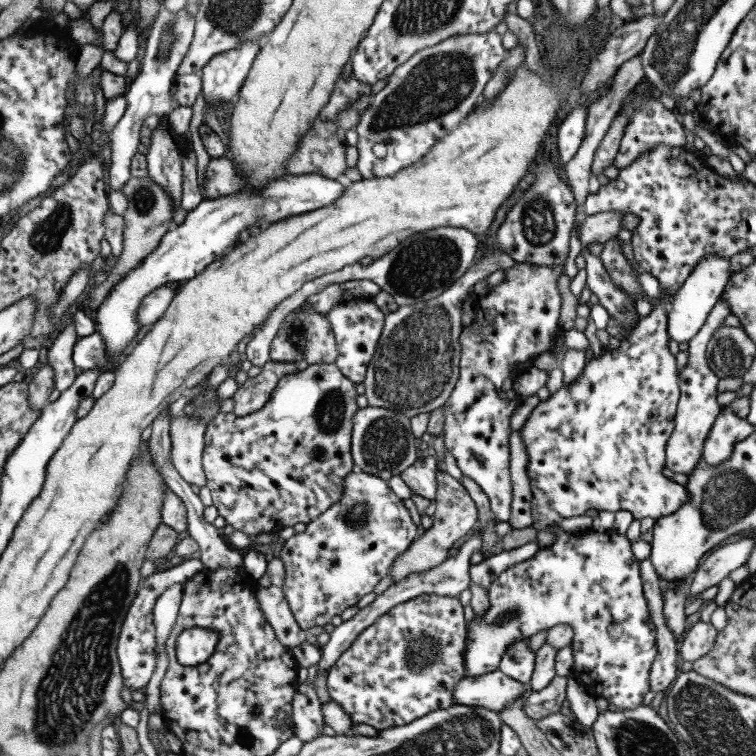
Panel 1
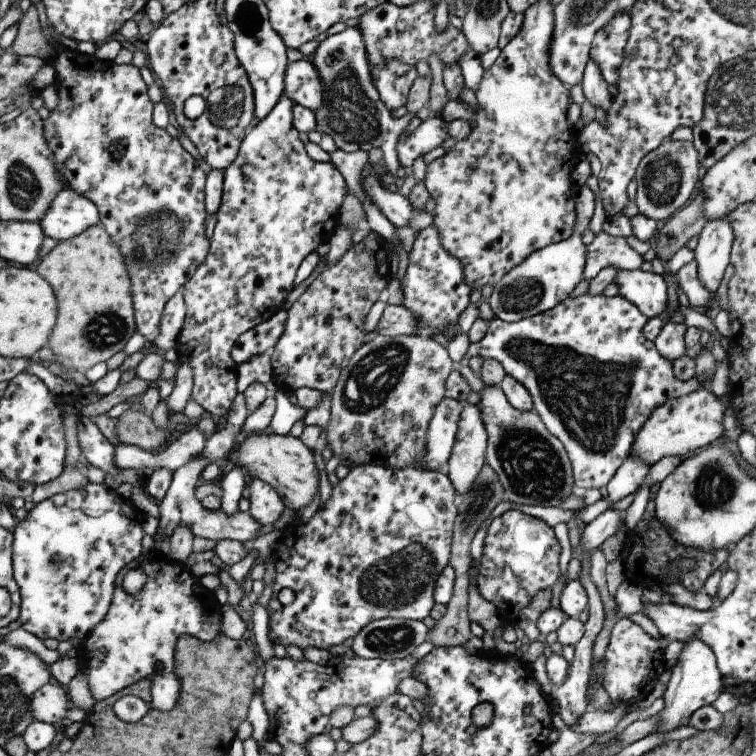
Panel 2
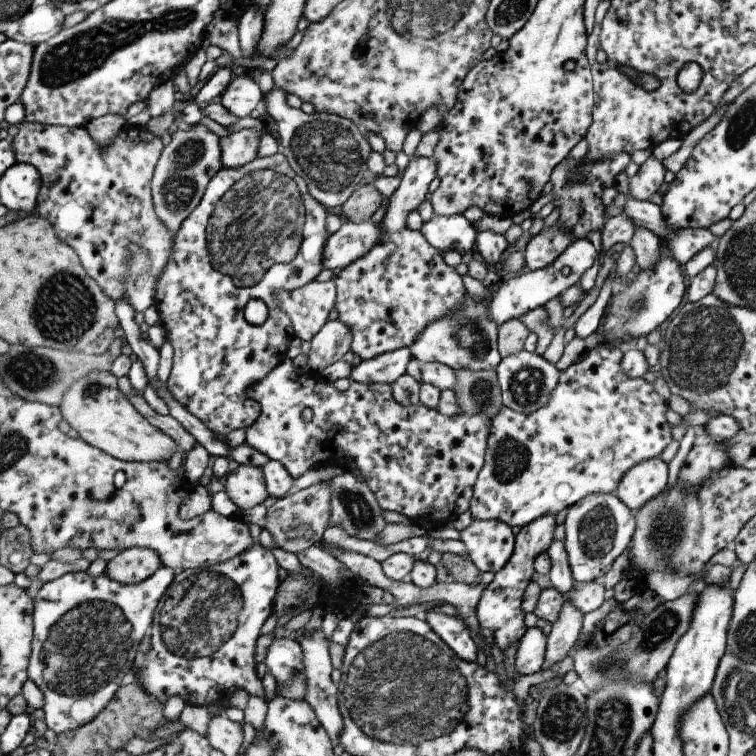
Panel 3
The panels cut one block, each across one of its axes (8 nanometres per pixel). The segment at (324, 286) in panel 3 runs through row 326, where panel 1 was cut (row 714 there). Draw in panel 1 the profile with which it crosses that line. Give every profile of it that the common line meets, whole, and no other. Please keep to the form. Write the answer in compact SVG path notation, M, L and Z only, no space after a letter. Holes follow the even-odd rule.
M308 681L299 685L292 702L292 720L295 735L303 743L324 736L322 733L324 717L322 717L322 702L320 702L313 683Z

